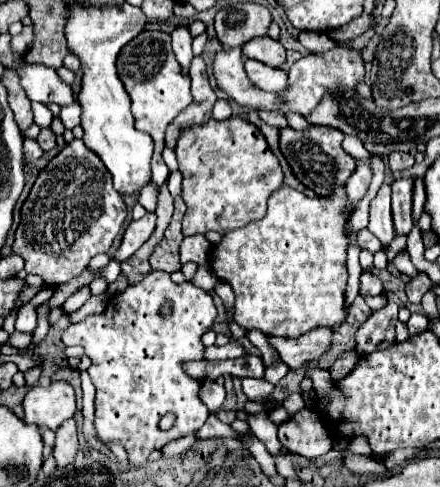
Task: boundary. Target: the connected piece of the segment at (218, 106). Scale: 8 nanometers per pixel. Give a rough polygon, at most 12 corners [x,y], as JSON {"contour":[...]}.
{"contour":[[217,100],[213,106],[213,118],[225,120],[231,116],[227,100]]}

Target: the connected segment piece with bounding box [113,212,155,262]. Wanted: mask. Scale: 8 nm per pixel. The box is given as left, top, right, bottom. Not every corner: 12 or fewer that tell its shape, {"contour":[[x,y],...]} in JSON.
{"contour":[[155,214],[131,222],[113,260],[131,258],[155,230]]}

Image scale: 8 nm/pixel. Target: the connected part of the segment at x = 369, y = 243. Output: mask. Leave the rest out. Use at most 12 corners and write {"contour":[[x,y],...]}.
{"contour":[[367,228],[357,234],[361,248],[375,254],[379,242]]}

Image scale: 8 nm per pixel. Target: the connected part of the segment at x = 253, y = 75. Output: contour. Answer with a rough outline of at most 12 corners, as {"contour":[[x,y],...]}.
{"contour":[[245,60],[251,82],[267,92],[285,92],[287,72]]}

